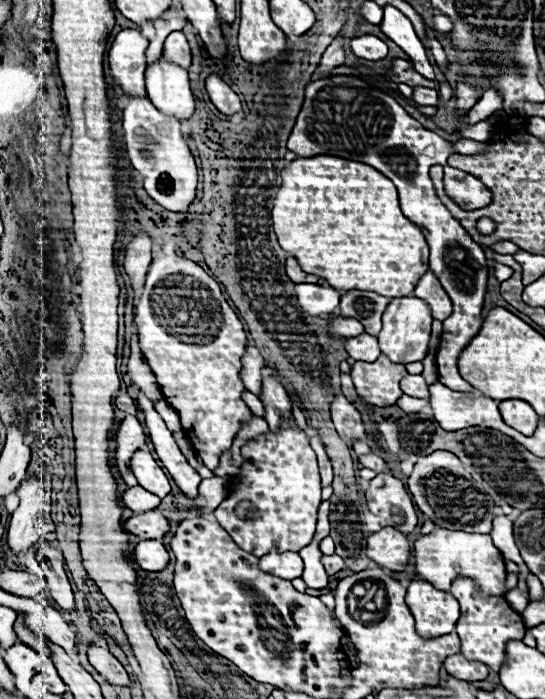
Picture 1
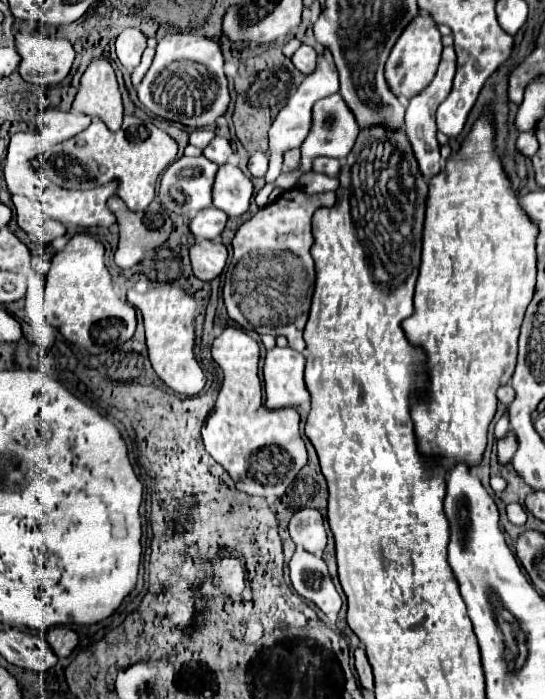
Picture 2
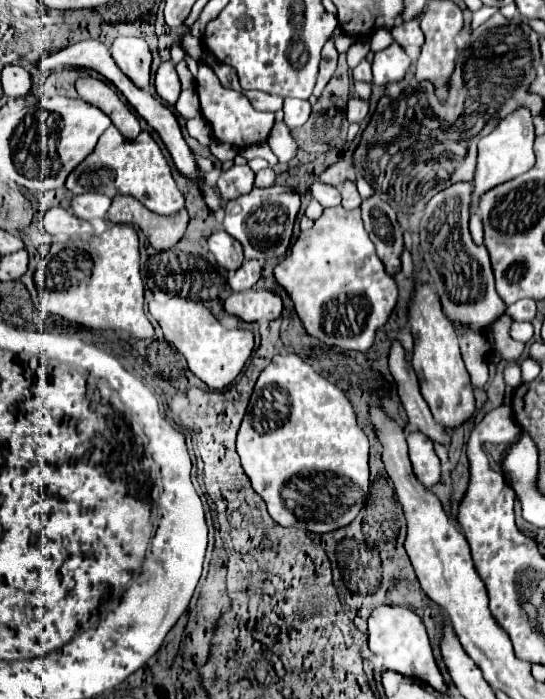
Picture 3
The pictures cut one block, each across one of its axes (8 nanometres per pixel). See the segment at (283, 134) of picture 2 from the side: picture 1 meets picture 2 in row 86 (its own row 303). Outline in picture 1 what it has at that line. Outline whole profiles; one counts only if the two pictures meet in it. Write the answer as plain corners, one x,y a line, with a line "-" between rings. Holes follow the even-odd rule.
296,284
296,298
300,308
310,316
330,314
340,302
340,290
334,288
322,288
318,284

